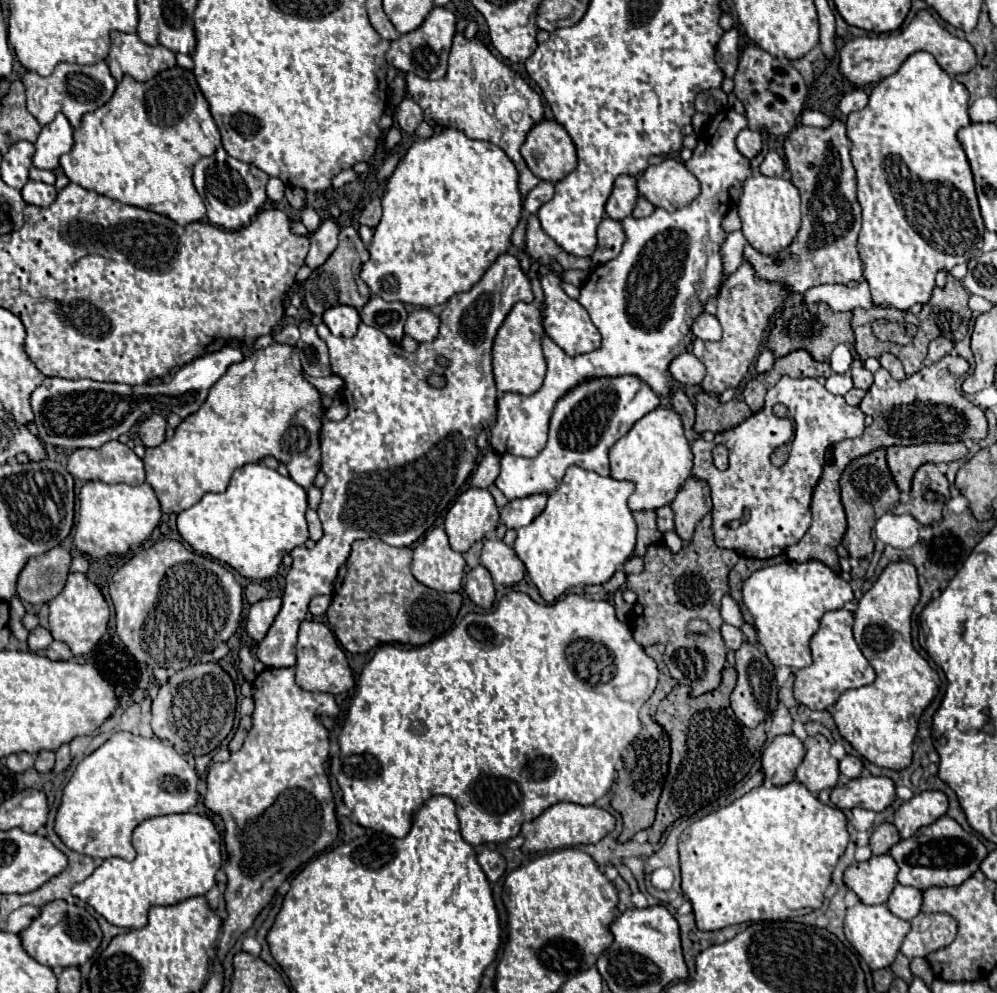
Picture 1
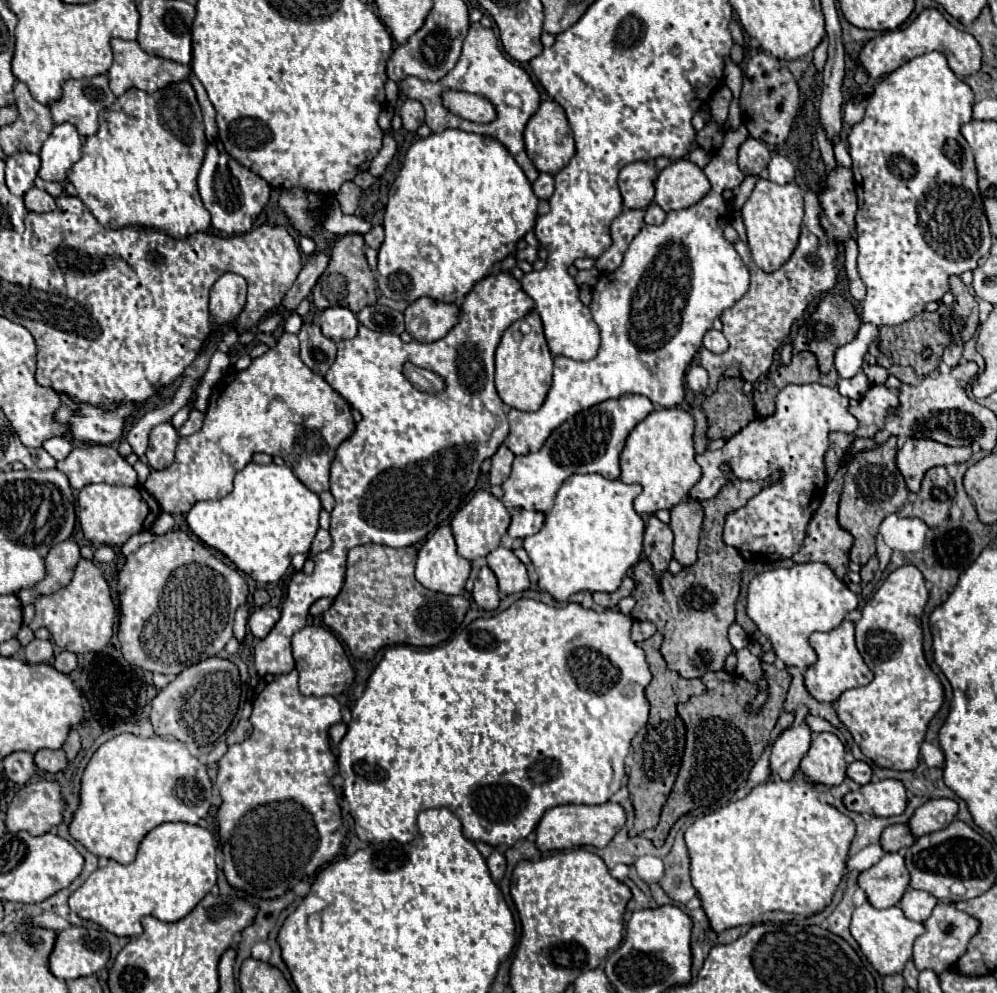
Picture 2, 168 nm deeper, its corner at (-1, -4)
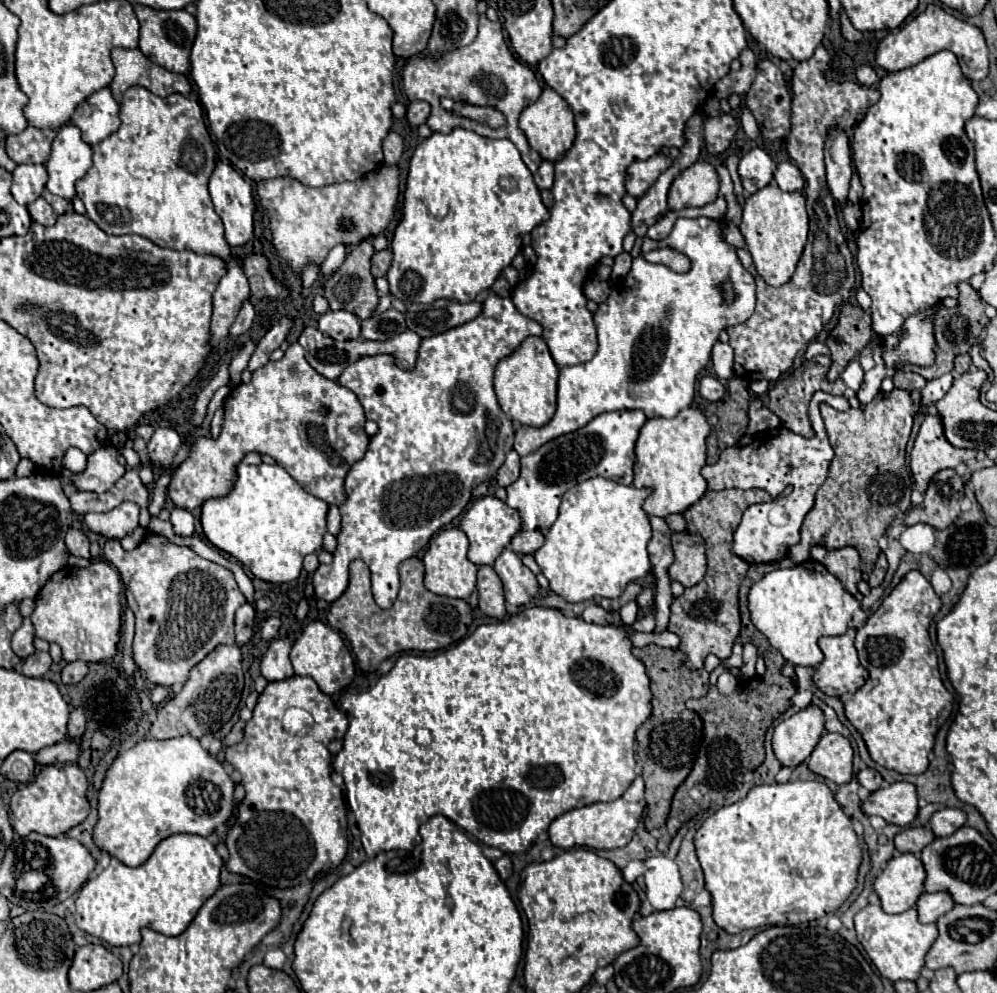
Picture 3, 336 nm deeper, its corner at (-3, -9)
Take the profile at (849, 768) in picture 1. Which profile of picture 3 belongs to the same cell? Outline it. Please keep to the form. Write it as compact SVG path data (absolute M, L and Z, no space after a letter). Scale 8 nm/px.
M862 769L862 771L858 773L858 781L860 781L860 785L866 787L868 791L878 791L878 789L882 787L882 783L884 783L882 775L880 775L876 769Z

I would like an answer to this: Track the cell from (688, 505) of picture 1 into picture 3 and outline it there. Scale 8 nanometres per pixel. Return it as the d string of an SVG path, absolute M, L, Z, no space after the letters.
M672 533L674 563L668 567L670 581L678 581L682 587L692 587L704 579L706 555L704 541L700 535Z

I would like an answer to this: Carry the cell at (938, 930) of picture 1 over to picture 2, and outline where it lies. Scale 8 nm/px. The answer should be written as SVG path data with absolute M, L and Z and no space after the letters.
M936 904L936 908L932 910L930 918L924 920L924 928L926 932L922 936L916 938L914 942L914 954L912 954L912 962L918 970L934 970L936 974L948 970L964 952L966 952L966 944L968 940L976 934L978 930L978 920L968 916L966 912L956 910L950 904Z

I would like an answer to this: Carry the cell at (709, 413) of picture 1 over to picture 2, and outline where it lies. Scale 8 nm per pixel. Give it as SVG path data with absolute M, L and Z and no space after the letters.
M722 378L718 390L702 402L702 410L708 418L708 438L732 438L750 420L756 418L752 402L742 394L742 380Z

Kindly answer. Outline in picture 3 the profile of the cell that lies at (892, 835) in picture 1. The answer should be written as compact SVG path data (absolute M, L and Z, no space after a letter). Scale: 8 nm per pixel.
M910 827L910 829L902 831L902 833L898 833L894 843L896 843L896 849L900 853L914 853L914 855L918 855L934 839L936 837L934 837L930 827Z

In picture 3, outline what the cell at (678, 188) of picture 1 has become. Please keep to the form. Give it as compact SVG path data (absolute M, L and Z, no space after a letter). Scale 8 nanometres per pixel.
M700 161L684 169L672 183L668 193L668 205L672 211L686 207L704 207L716 201L720 193L720 179L712 163Z

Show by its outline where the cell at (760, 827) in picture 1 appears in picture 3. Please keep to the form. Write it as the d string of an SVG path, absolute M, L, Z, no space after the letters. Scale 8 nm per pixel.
M788 781L788 783L774 783L774 785L754 785L748 795L734 805L722 807L714 815L710 815L698 833L694 835L696 853L700 859L700 865L704 869L706 877L706 889L712 893L712 909L714 909L714 921L718 927L722 927L728 933L740 933L744 929L756 929L756 927L768 927L771 925L796 925L820 919L828 913L834 913L856 889L858 885L858 869L862 863L862 849L858 845L858 835L852 829L850 817L842 811L838 801L834 799L834 793L830 787L822 781Z

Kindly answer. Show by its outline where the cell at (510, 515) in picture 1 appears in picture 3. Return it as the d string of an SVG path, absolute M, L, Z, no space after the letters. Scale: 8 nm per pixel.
M522 529L514 539L512 539L512 551L518 555L534 555L544 545L544 535L536 531L526 531Z

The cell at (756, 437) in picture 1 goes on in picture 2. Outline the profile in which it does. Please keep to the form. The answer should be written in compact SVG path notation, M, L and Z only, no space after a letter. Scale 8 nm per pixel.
M788 384L778 392L776 412L772 416L752 420L720 450L696 454L696 462L702 466L702 478L694 484L690 496L708 500L728 484L720 472L722 462L730 462L734 476L740 480L766 480L774 472L780 472L780 482L762 488L746 502L746 506L726 516L724 542L734 546L746 562L792 558L800 550L806 526L824 496L824 454L828 450L828 436L830 432L852 434L856 428L858 420L848 412L848 398L840 396L836 388L822 384Z

